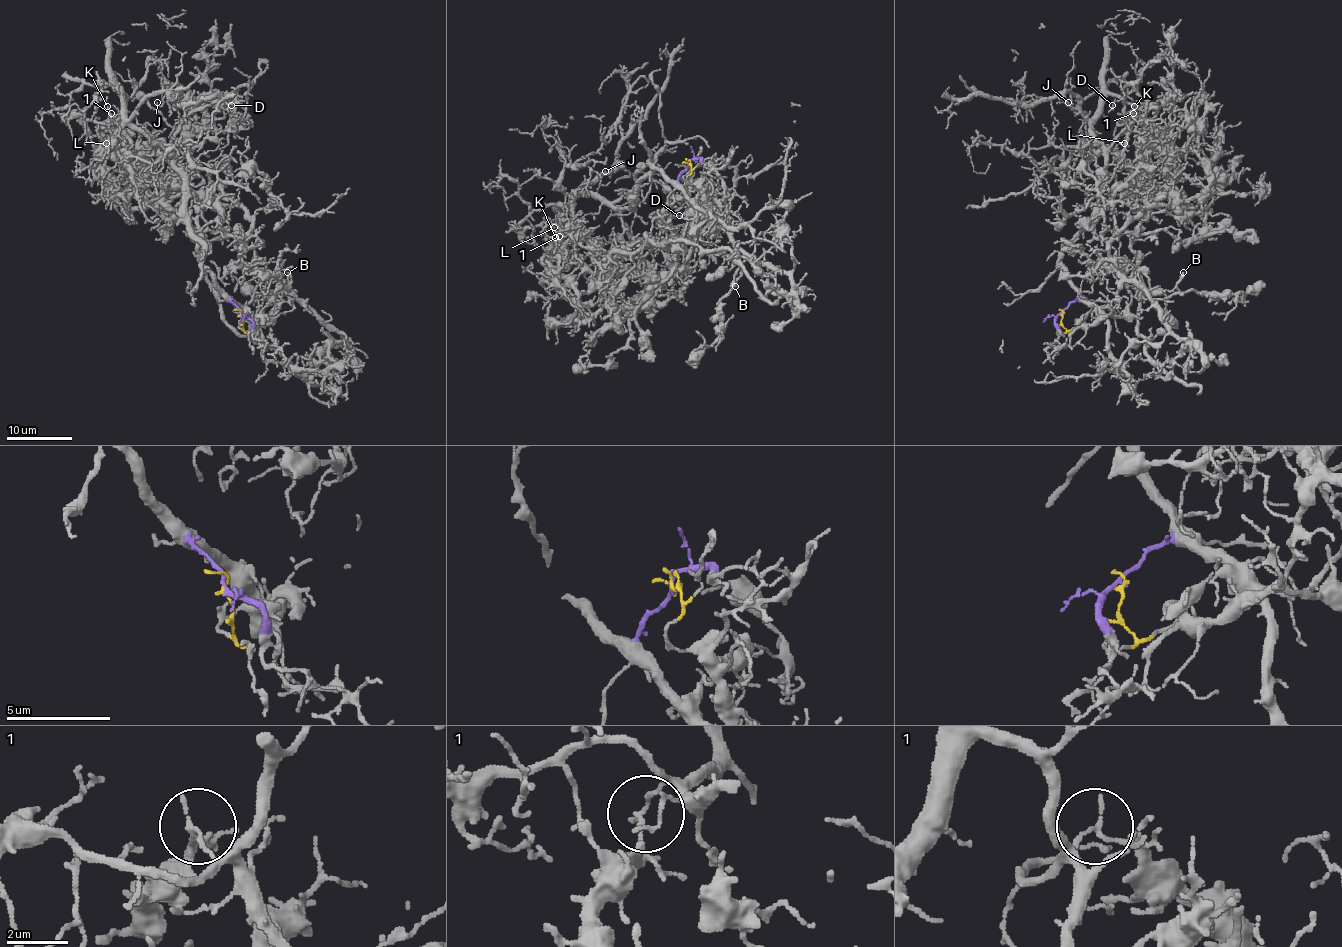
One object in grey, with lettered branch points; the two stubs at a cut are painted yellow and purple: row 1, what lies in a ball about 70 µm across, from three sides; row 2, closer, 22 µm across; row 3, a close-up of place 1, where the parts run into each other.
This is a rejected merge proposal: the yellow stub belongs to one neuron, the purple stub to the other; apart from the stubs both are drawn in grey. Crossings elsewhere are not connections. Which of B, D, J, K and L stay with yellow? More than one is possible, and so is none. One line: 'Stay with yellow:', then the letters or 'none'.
Stay with yellow: B

